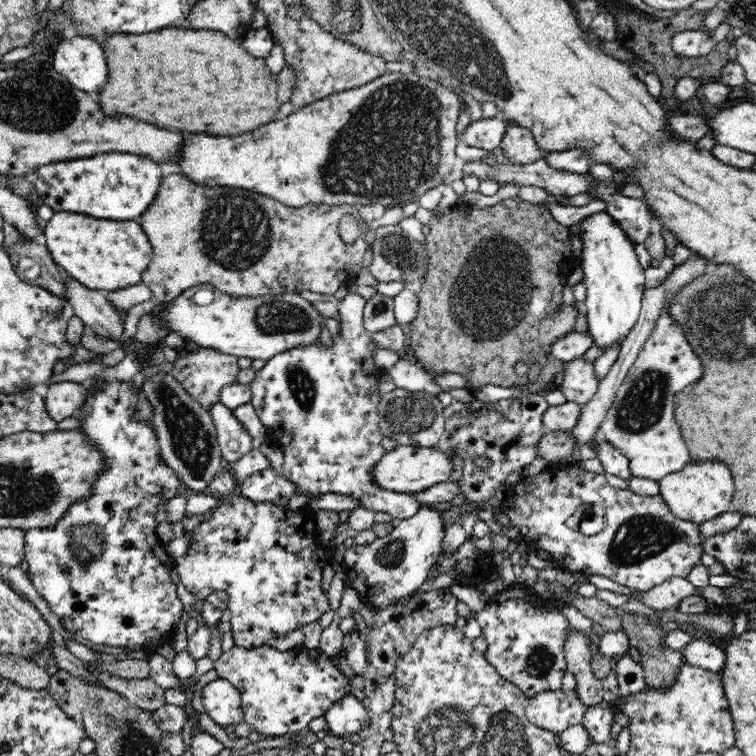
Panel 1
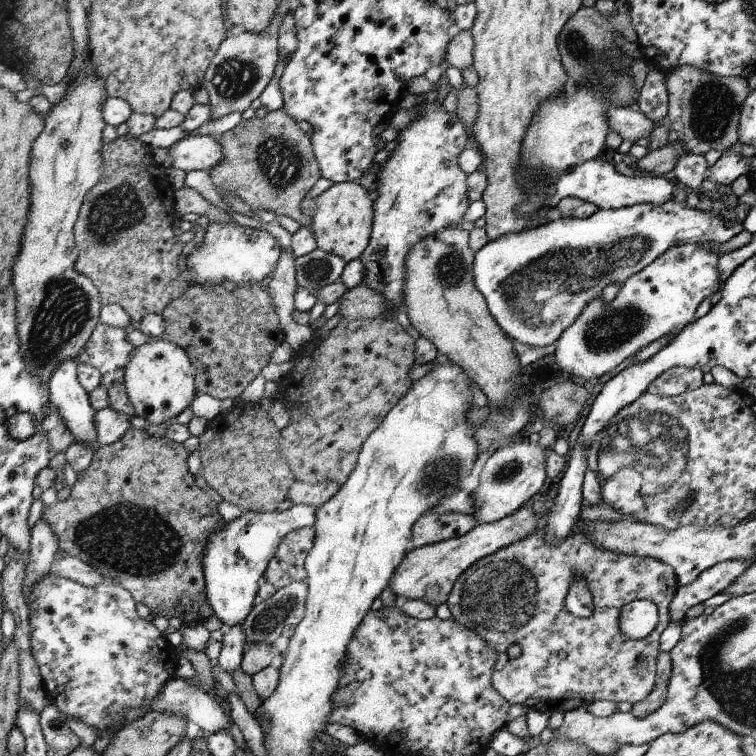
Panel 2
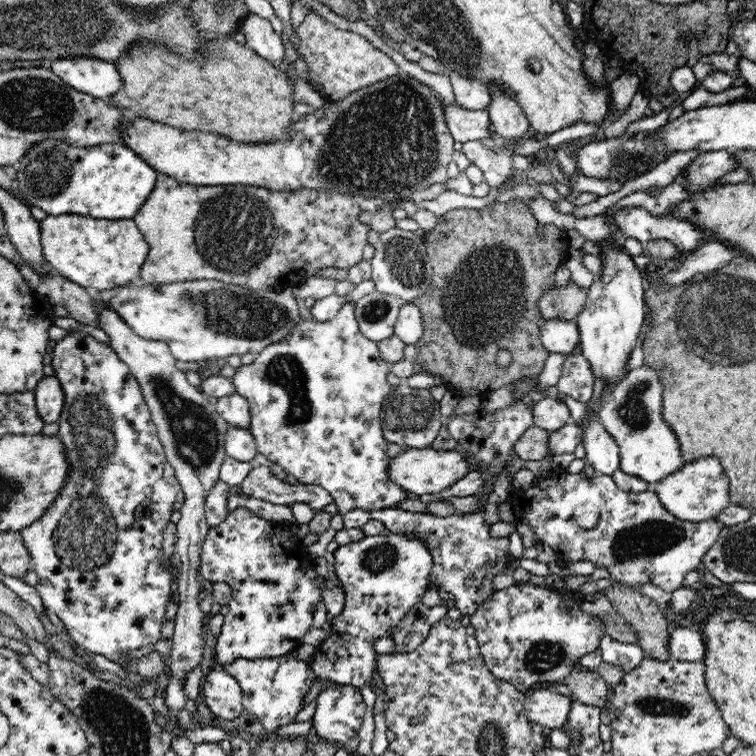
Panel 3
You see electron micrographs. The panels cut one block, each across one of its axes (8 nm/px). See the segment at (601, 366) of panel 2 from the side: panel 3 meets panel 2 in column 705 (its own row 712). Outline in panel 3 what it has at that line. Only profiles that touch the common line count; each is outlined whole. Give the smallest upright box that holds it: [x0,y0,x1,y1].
[220,652,317,735]

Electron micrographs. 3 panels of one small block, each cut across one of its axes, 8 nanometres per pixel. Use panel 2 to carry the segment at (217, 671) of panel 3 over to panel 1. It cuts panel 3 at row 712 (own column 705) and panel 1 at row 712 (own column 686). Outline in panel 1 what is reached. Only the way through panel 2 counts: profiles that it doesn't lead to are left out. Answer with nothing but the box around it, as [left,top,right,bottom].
[202,677,244,726]

